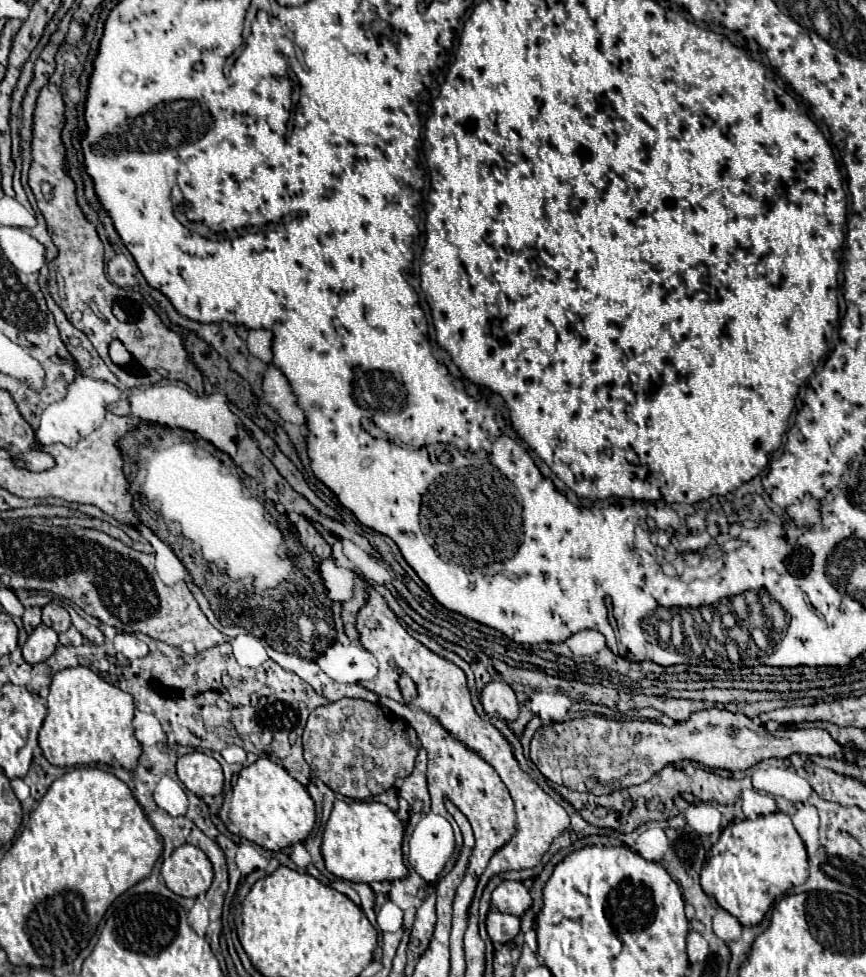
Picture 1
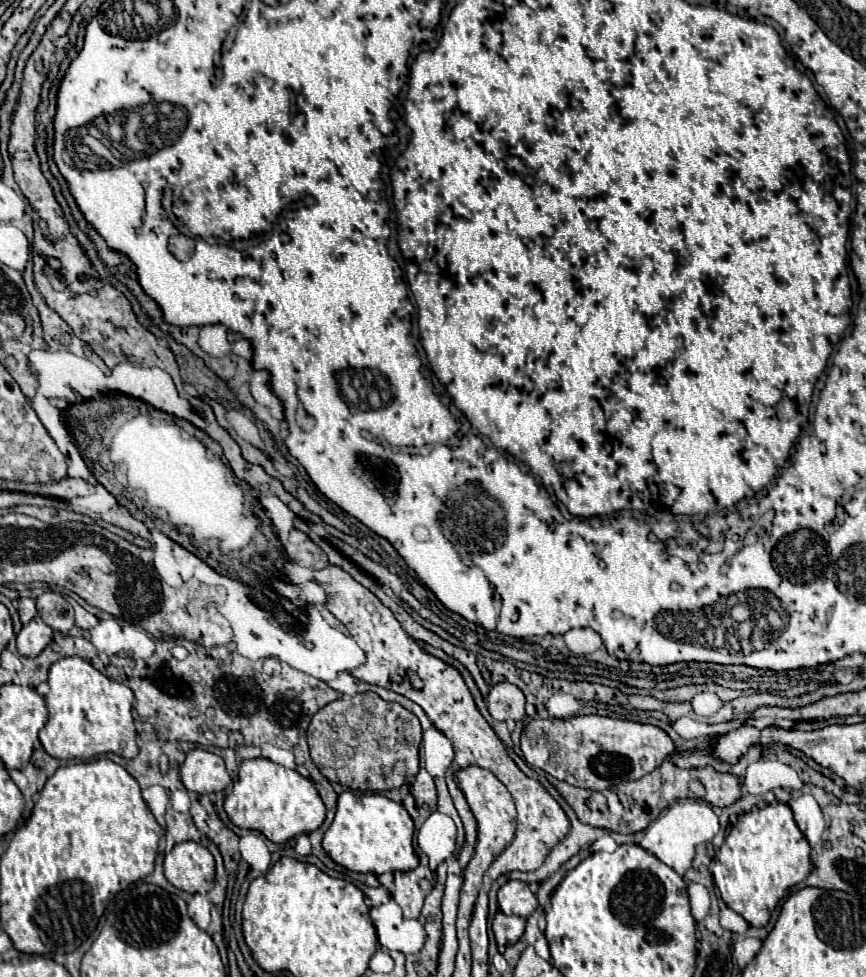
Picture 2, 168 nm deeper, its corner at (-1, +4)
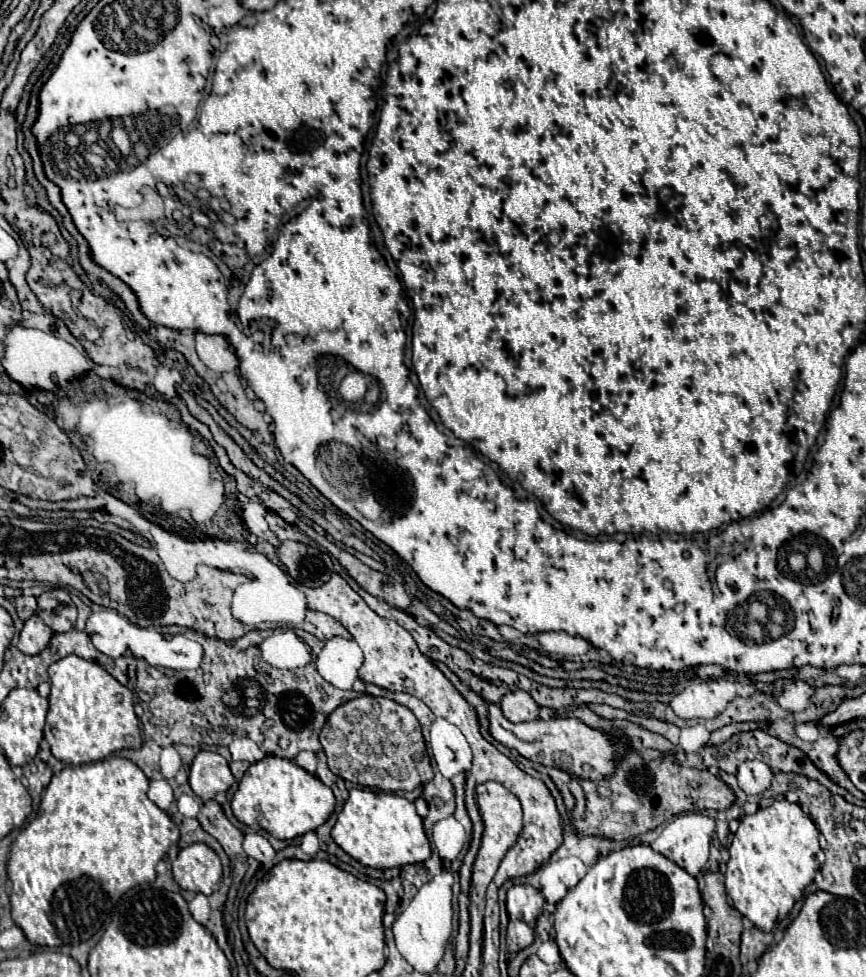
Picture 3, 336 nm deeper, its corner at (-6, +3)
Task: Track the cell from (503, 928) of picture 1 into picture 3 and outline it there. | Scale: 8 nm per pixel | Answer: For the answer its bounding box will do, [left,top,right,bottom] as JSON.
[505,920,535,954]

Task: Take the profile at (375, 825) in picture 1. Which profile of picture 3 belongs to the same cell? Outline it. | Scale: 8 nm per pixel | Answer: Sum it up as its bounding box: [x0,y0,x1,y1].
[331,788,431,870]

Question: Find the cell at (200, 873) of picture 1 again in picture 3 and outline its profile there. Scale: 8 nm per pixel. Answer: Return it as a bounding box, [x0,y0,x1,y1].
[173,844,221,896]

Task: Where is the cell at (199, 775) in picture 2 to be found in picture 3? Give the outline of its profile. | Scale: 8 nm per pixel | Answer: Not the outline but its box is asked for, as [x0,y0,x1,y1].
[189,752,235,800]

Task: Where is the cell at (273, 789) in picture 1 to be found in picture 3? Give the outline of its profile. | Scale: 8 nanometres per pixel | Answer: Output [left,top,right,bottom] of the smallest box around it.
[231,756,335,840]

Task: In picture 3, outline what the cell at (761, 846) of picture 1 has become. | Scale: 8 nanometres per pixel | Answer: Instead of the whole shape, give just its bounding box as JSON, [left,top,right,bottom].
[725,800,821,932]

